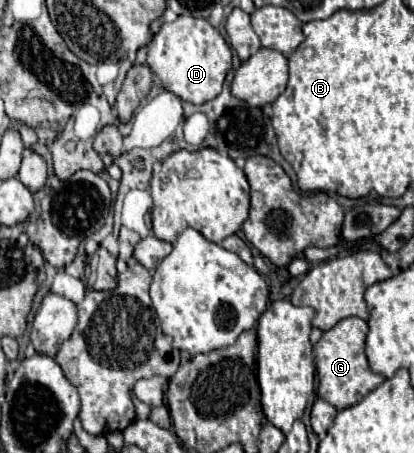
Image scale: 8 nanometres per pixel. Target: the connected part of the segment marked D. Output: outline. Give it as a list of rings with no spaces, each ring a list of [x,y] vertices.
[[[178,16],[172,24],[162,24],[148,44],[148,66],[162,80],[164,88],[186,102],[204,104],[216,98],[232,66],[232,52],[222,34],[204,18]]]

